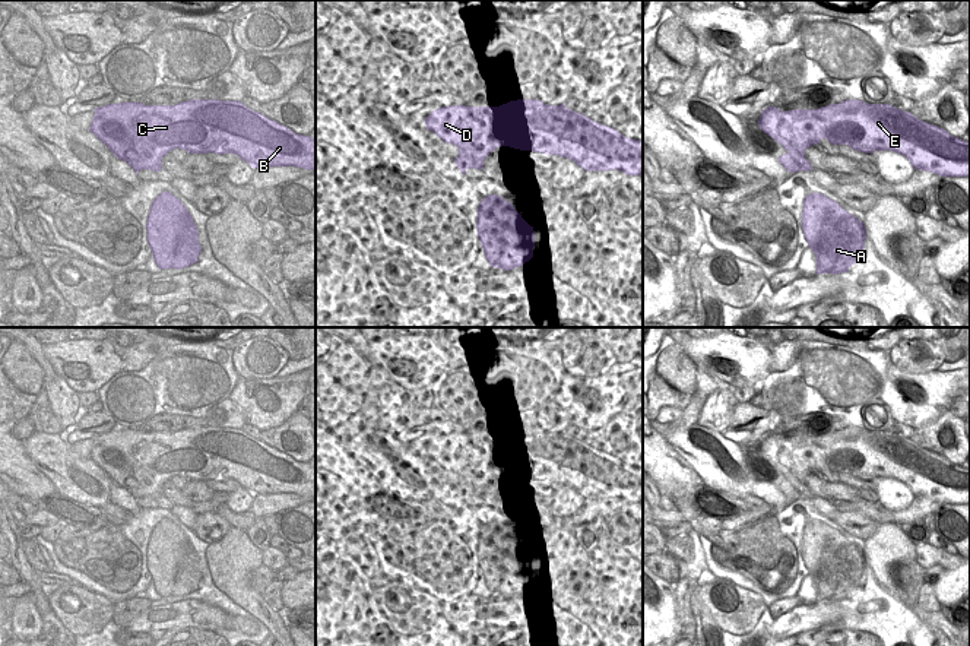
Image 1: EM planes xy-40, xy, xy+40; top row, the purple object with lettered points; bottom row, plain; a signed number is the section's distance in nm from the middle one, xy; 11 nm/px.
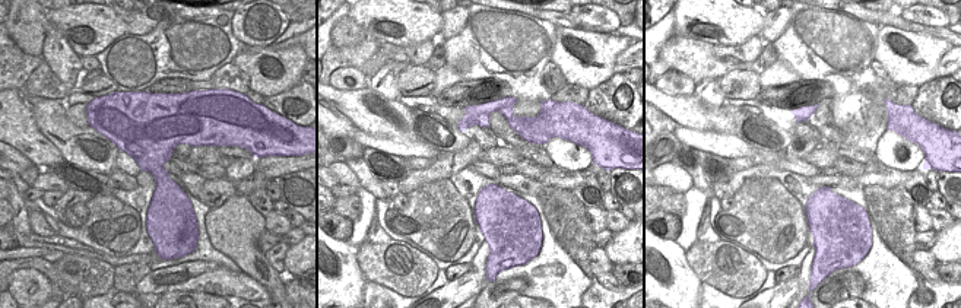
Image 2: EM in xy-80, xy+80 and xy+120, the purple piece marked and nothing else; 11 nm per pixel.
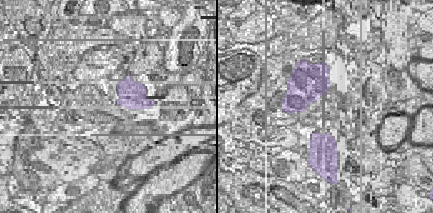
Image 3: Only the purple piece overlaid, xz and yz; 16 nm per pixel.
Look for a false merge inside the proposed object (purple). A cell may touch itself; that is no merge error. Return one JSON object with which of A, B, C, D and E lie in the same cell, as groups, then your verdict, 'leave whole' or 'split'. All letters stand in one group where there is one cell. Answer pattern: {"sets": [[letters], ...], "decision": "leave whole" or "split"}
{"sets": [["A"], ["B", "C", "D", "E"]], "decision": "split"}

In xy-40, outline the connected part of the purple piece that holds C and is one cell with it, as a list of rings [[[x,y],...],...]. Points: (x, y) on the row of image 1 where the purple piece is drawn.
[[[190,99],[175,105],[108,104],[95,108],[89,132],[136,174],[140,170],[158,172],[162,170],[162,158],[175,148],[188,153],[235,153],[253,168],[292,165],[316,171],[316,139],[297,134],[240,101]]]

